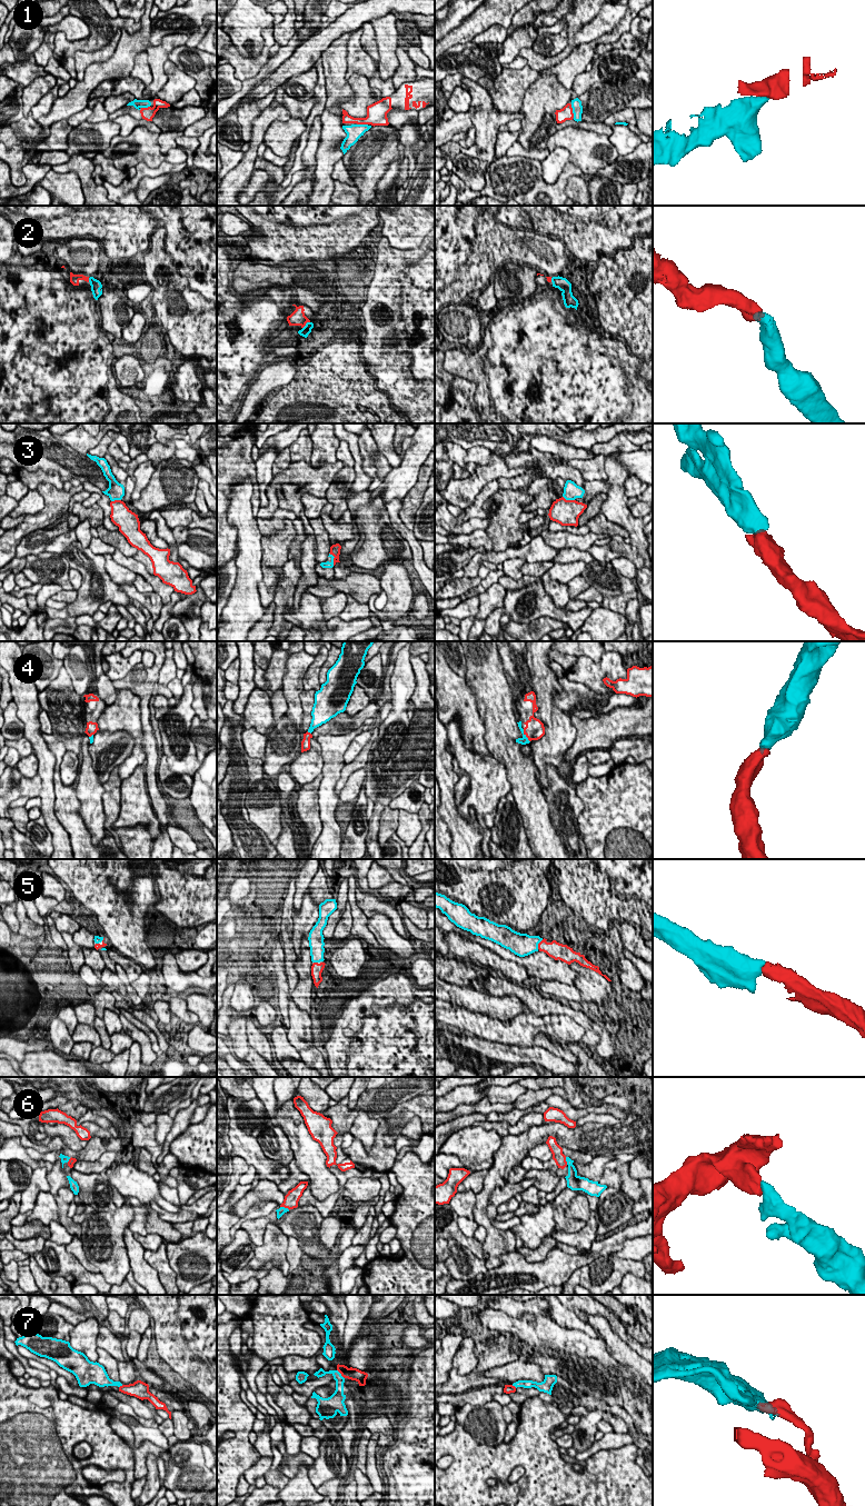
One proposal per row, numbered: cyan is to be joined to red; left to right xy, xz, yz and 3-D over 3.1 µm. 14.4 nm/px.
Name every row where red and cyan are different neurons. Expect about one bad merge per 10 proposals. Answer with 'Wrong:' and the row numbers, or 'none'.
Wrong: 7

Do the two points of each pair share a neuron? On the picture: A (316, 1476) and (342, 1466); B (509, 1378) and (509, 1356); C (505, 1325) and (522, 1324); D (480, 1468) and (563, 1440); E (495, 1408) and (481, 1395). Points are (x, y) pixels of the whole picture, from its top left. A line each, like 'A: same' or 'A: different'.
A: same
B: different
C: same
D: different
E: different

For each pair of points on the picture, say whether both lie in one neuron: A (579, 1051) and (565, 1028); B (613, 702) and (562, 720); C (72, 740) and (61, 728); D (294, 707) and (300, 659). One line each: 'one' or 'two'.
A: two
B: two
C: one
D: one

